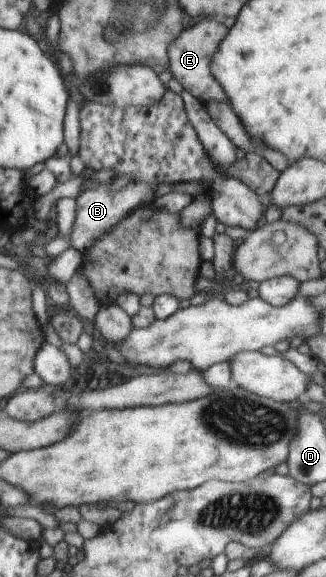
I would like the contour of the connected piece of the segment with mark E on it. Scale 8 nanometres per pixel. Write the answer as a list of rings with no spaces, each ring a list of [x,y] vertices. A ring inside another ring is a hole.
[[[209,17],[191,28],[183,30],[178,38],[174,42],[170,42],[170,46],[168,46],[168,71],[172,74],[172,78],[178,80],[194,98],[198,98],[203,102],[218,100],[218,102],[228,103],[228,96],[224,94],[222,86],[214,80],[212,70],[210,70],[212,54],[218,50],[220,42],[228,34],[228,30],[229,28],[226,28],[219,19]]]

